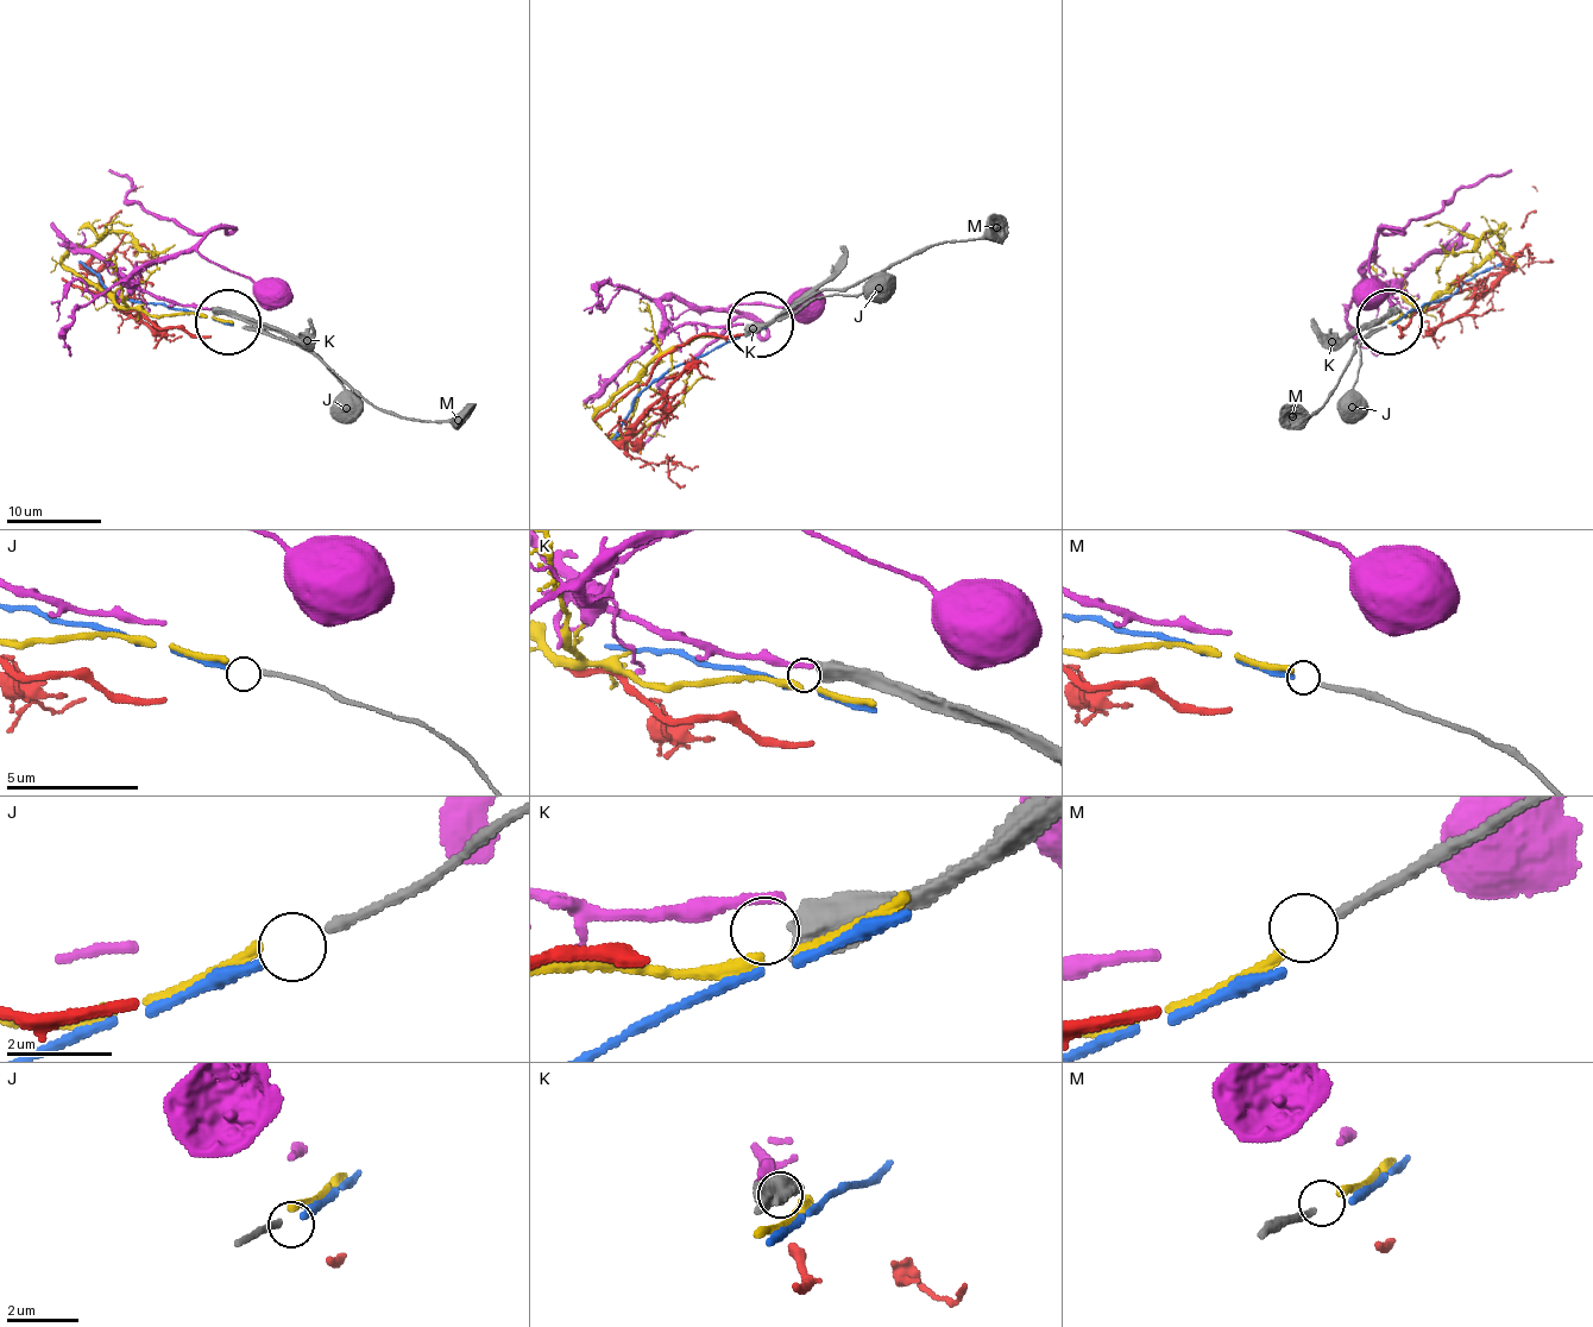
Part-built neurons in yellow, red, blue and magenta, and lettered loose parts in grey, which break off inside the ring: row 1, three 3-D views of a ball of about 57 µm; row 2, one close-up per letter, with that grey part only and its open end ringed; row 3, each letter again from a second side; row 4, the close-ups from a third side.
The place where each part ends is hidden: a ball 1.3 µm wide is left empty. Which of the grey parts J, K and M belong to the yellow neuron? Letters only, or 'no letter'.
M

